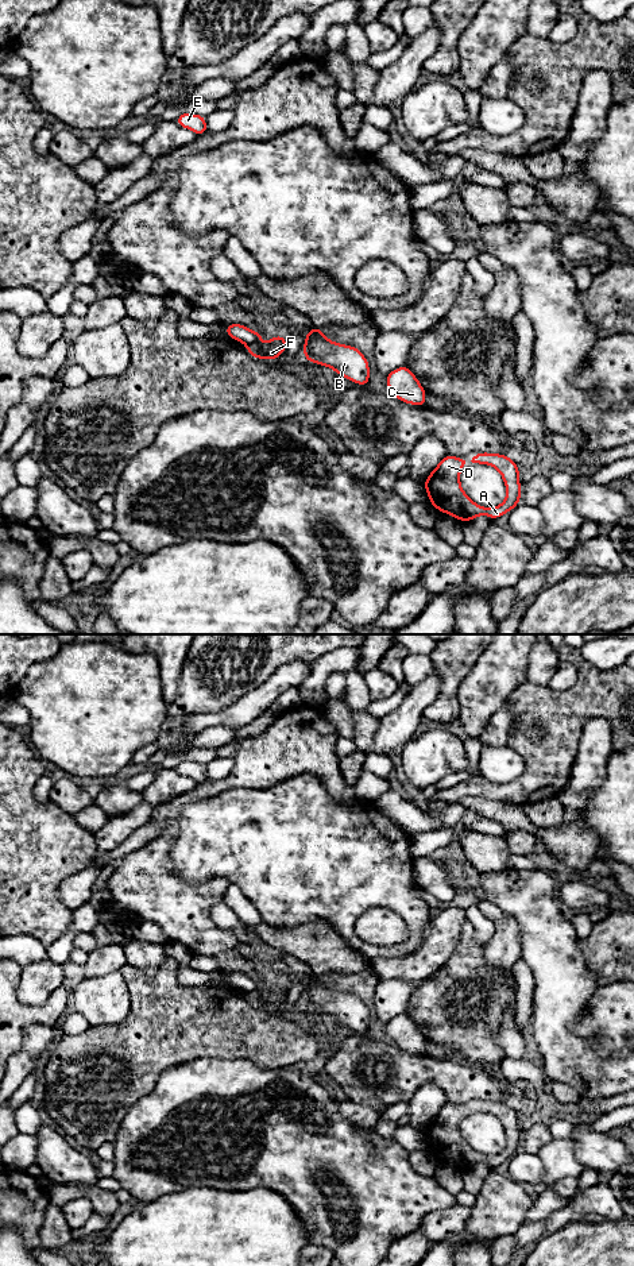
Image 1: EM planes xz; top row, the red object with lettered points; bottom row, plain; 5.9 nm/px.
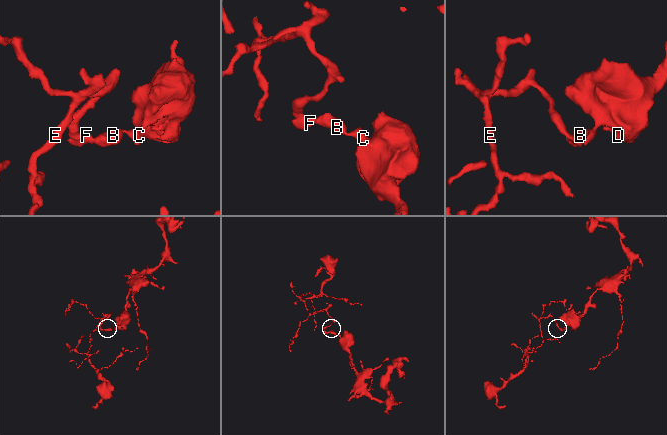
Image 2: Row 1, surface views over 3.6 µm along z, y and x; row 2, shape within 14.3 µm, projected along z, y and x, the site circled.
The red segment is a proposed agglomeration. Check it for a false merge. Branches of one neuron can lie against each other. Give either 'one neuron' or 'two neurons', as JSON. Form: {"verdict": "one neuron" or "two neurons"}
{"verdict": "two neurons"}

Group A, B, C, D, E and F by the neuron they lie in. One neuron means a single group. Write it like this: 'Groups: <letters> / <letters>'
Groups: A B C D F / E

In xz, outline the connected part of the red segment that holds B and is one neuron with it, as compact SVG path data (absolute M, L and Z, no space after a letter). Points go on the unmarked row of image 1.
M313 974L305 981L302 1001L305 1008L333 1016L355 1033L370 1033L370 1011L363 1000L347 992L339 992L322 983L324 976Z

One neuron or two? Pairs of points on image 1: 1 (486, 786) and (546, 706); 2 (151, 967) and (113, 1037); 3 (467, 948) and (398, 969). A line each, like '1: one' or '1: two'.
1: one
2: two
3: two

